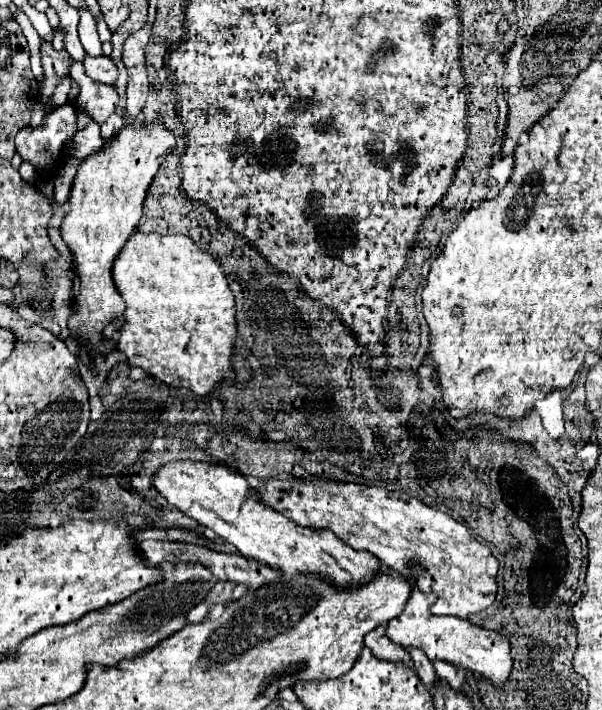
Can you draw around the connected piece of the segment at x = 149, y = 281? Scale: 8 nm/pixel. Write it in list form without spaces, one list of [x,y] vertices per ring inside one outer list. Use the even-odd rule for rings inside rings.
[[[134,232],[114,260],[112,278],[126,302],[126,322],[118,330],[116,350],[126,354],[130,366],[142,368],[164,384],[186,386],[200,396],[212,392],[222,378],[226,382],[234,380],[234,370],[230,366],[230,352],[236,340],[234,294],[228,288],[222,266],[208,252],[202,252],[188,236]]]

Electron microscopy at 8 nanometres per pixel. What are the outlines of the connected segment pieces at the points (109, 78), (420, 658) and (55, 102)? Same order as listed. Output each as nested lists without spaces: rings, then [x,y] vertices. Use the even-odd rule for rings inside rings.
[[[86,56],[82,64],[84,64],[84,70],[86,70],[86,76],[92,78],[94,82],[112,84],[118,78],[116,64],[108,56],[98,56],[98,58]]]
[[[404,648],[404,650],[410,654],[412,664],[414,664],[414,670],[416,670],[416,674],[420,676],[420,680],[432,690],[434,684],[438,682],[438,676],[436,676],[434,666],[432,666],[432,662],[428,660],[428,656],[426,656],[422,650],[418,650],[418,648]]]
[[[66,76],[66,78],[62,78],[62,80],[60,80],[59,85],[56,87],[54,94],[52,95],[51,103],[44,107],[45,115],[46,108],[50,108],[50,106],[54,106],[54,108],[56,108],[66,103],[71,84],[72,78],[70,78],[70,76]]]

